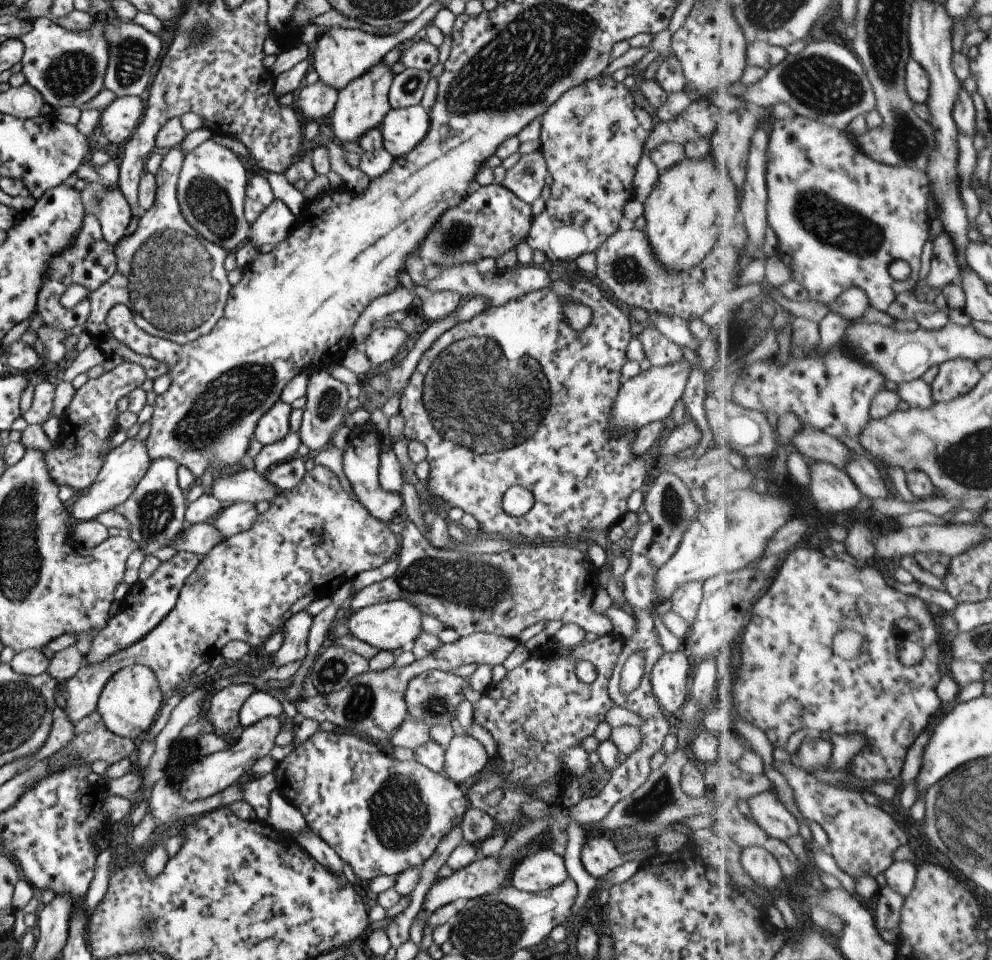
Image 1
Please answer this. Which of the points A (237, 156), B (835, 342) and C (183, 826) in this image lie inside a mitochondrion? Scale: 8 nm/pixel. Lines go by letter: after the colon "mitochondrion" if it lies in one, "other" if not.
A: other
B: other
C: other

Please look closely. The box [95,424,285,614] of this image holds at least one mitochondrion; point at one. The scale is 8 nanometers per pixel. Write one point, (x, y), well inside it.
(154, 510)

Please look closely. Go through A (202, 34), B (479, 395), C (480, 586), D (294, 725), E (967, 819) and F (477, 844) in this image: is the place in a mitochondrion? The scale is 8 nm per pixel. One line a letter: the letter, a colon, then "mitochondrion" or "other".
A: mitochondrion
B: mitochondrion
C: mitochondrion
D: other
E: mitochondrion
F: other

